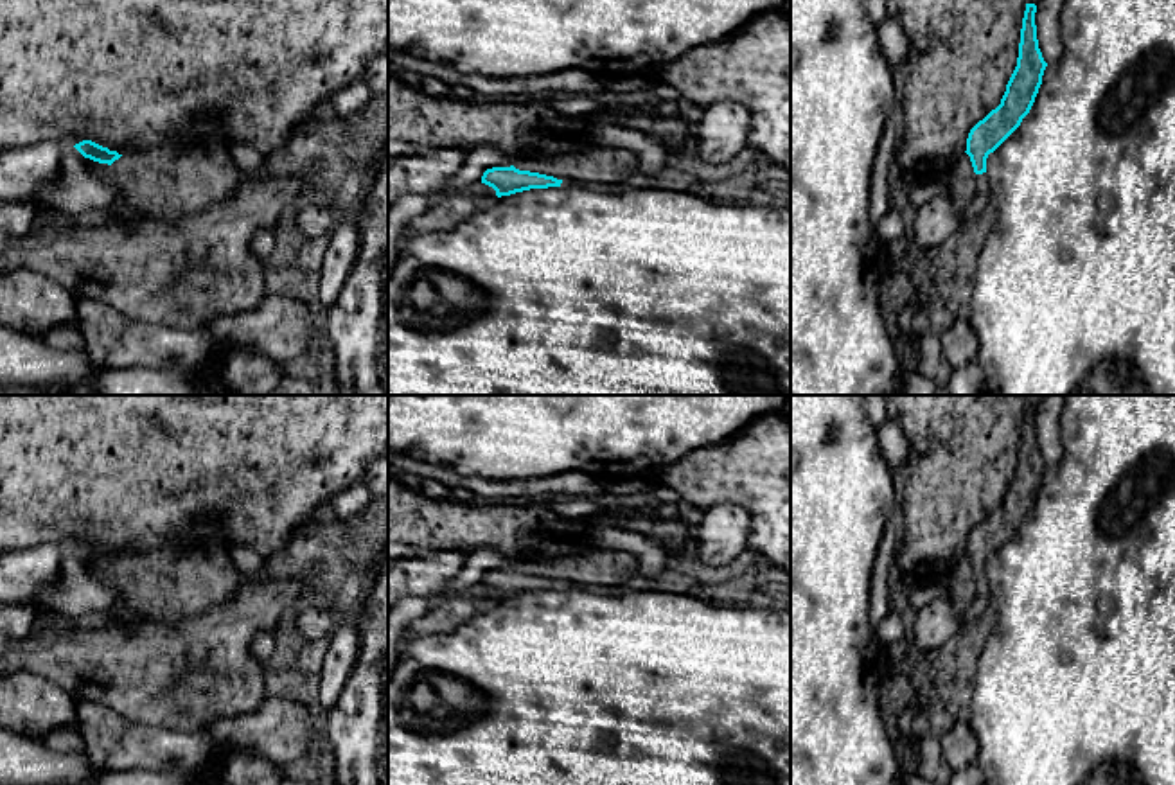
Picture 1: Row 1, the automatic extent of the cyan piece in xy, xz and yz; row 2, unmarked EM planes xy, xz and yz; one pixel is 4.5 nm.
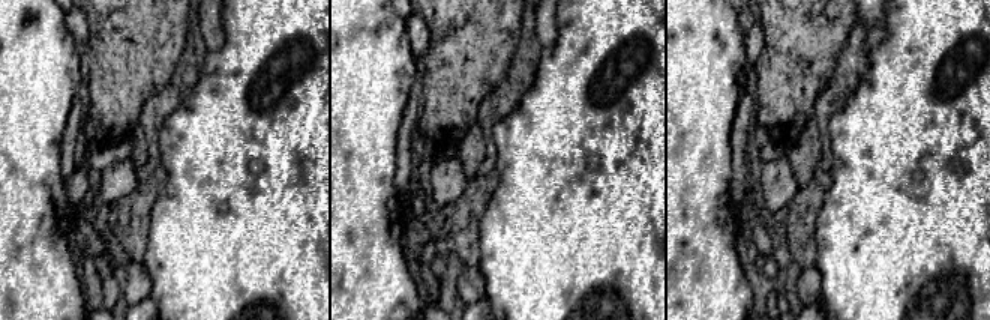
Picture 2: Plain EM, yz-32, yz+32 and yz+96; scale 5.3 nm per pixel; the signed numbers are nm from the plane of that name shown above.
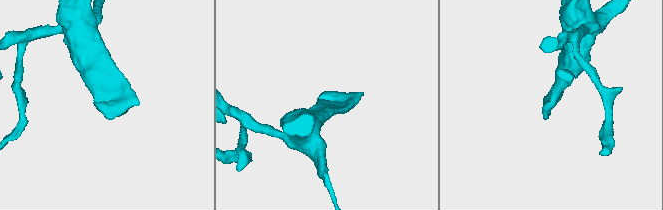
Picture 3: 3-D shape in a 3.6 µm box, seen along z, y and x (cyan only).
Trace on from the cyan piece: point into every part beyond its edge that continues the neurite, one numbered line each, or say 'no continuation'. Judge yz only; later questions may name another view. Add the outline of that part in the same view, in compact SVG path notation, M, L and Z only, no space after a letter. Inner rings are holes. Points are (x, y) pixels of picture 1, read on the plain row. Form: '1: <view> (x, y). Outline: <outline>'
1: yz (962, 581). Outline: M963 555L947 577L949 600L952 602L958 618L970 607L976 598L976 575L970 559Z

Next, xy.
1: xy (167, 586). Outline: M167 546L120 559L111 575L119 602L160 625L176 625L223 605L246 580L225 546Z

